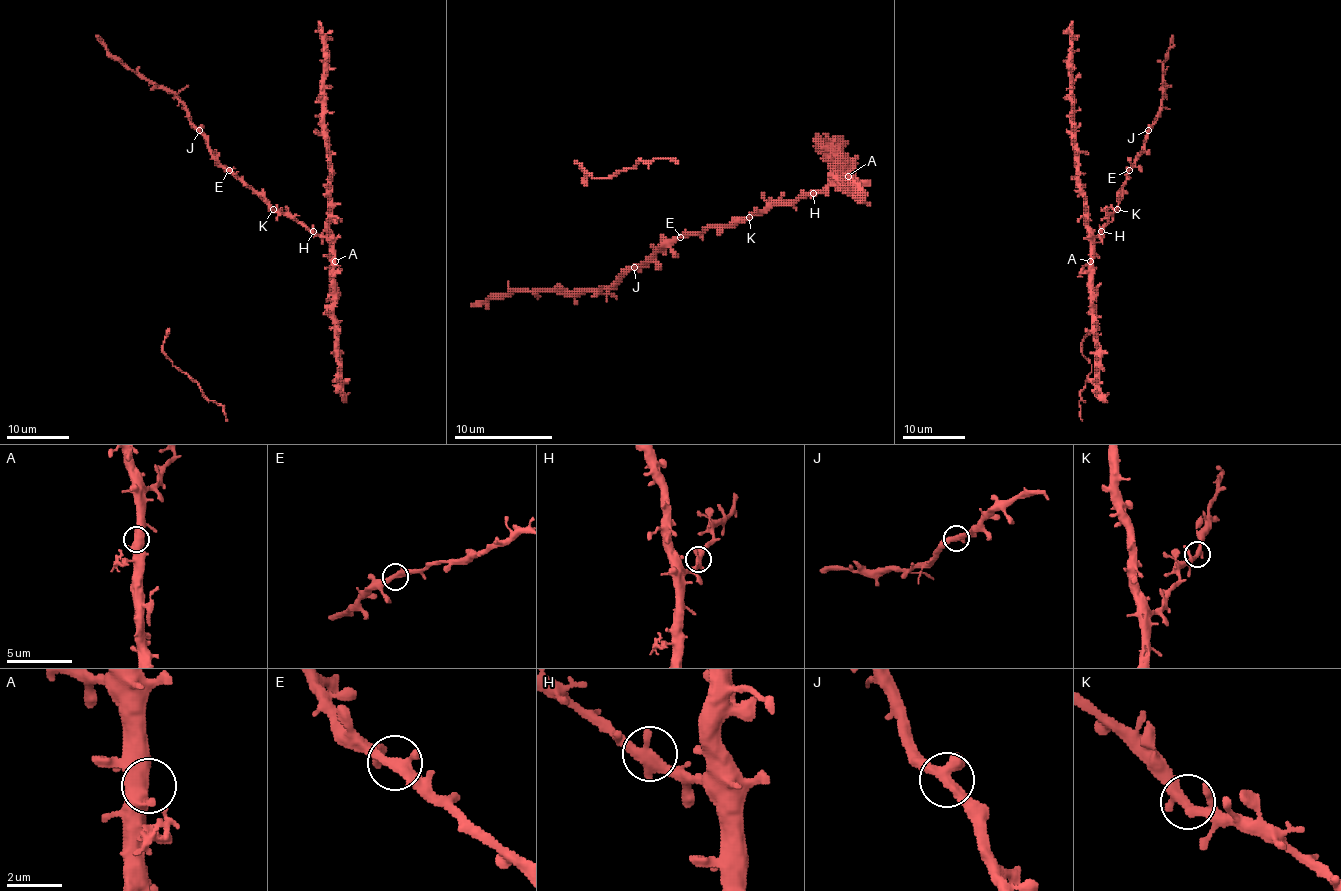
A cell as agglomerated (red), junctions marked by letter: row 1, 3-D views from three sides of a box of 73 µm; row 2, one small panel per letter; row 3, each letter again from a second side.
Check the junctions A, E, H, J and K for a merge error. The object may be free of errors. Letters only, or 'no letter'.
no letter

